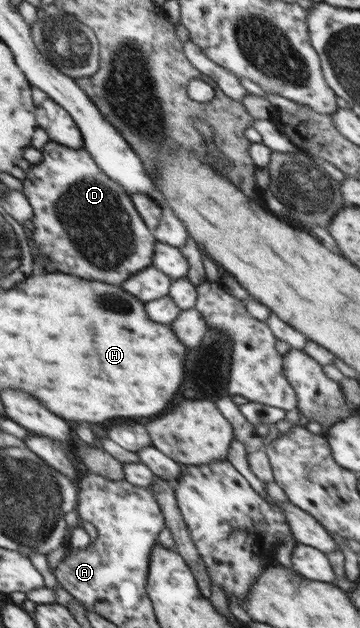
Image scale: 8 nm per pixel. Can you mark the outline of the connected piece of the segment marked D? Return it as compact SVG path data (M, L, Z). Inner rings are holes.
M49 141L43 150L42 162L28 166L30 172L22 180L22 192L34 212L29 223L33 231L30 241L34 258L50 260L52 268L46 268L48 272L68 272L84 280L100 280L118 286L130 276L150 267L157 241L138 215L129 194L98 168L86 149L68 148Z

